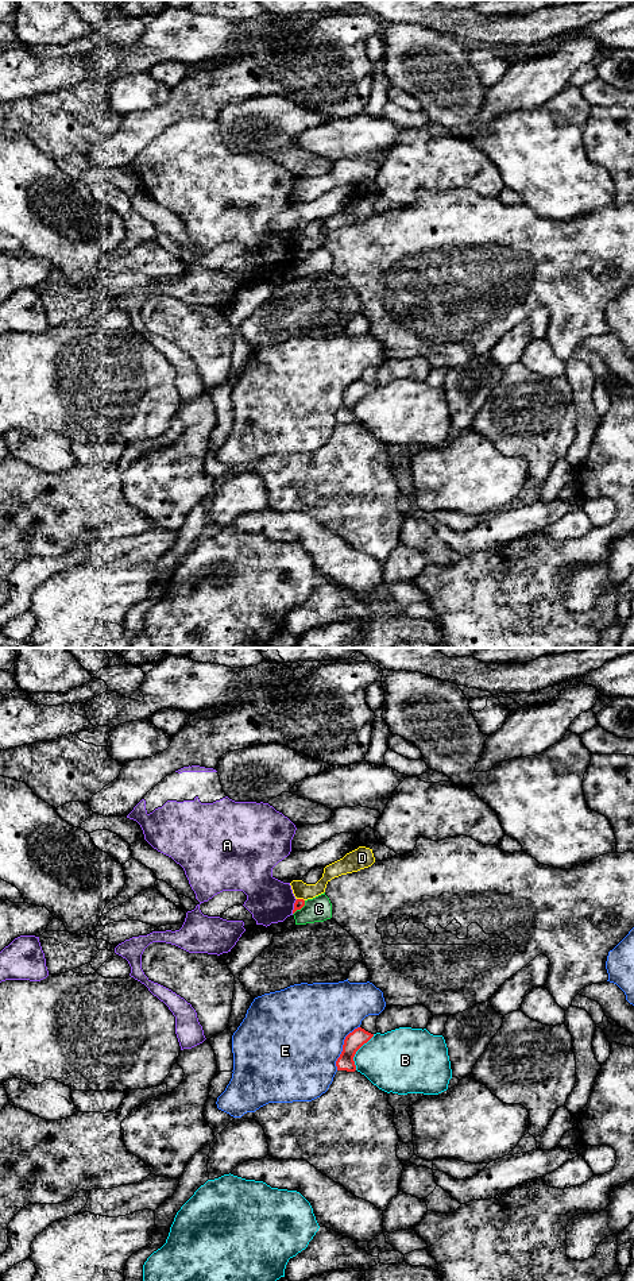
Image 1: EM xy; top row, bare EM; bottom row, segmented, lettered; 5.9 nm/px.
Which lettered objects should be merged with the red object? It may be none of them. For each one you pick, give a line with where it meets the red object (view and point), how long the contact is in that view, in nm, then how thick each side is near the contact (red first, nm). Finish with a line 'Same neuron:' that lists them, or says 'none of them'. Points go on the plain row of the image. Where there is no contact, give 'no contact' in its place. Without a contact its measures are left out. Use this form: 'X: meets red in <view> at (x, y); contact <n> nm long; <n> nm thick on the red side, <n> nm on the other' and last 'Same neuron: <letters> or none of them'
Same neuron: none of them

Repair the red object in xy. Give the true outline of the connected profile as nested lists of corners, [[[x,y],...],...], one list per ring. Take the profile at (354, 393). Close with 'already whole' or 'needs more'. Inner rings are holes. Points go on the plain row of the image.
[[[357,379],[352,385],[349,385],[344,391],[343,404],[336,413],[337,423],[355,424],[356,417],[353,409],[356,404],[372,389],[374,386],[366,383],[362,379]]]; already whole

